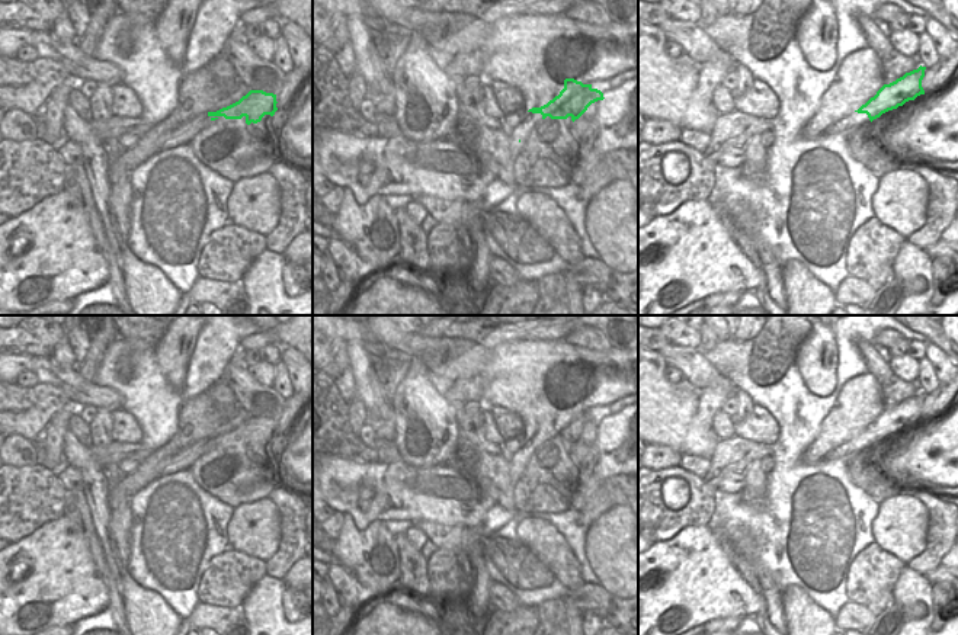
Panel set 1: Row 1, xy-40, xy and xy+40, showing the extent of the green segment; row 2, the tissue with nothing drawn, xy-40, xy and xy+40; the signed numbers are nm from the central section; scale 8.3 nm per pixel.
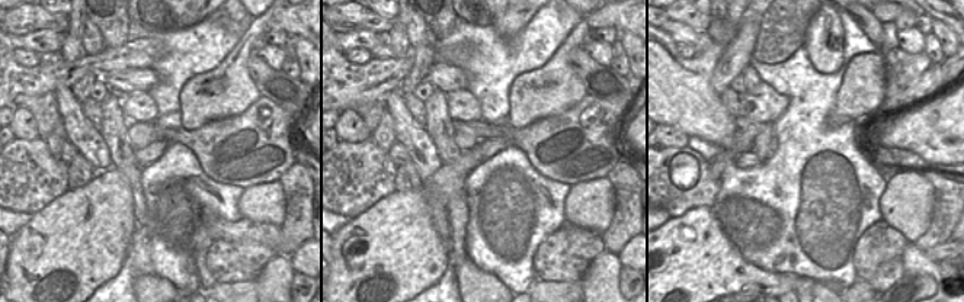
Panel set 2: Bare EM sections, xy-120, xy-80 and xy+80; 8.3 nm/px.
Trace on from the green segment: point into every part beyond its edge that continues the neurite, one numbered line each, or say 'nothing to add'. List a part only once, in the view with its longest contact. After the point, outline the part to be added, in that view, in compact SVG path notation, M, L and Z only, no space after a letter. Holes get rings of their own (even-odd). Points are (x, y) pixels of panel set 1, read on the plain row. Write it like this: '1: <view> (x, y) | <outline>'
1: xy+40 (848, 449) | M853 437L849 442L834 448L824 459L850 459L856 453L864 453L871 446L866 439Z

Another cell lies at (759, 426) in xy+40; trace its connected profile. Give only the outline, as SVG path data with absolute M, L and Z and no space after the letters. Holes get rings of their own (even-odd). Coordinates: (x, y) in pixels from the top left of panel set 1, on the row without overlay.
M754 405L744 420L734 424L734 436L749 442L773 445L779 437L779 423L768 410Z

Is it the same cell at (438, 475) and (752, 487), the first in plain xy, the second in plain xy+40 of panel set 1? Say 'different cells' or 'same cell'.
same cell

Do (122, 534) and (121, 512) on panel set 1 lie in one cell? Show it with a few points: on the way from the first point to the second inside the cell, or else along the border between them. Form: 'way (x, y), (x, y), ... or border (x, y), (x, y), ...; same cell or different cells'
way (121, 528), (121, 518); same cell

